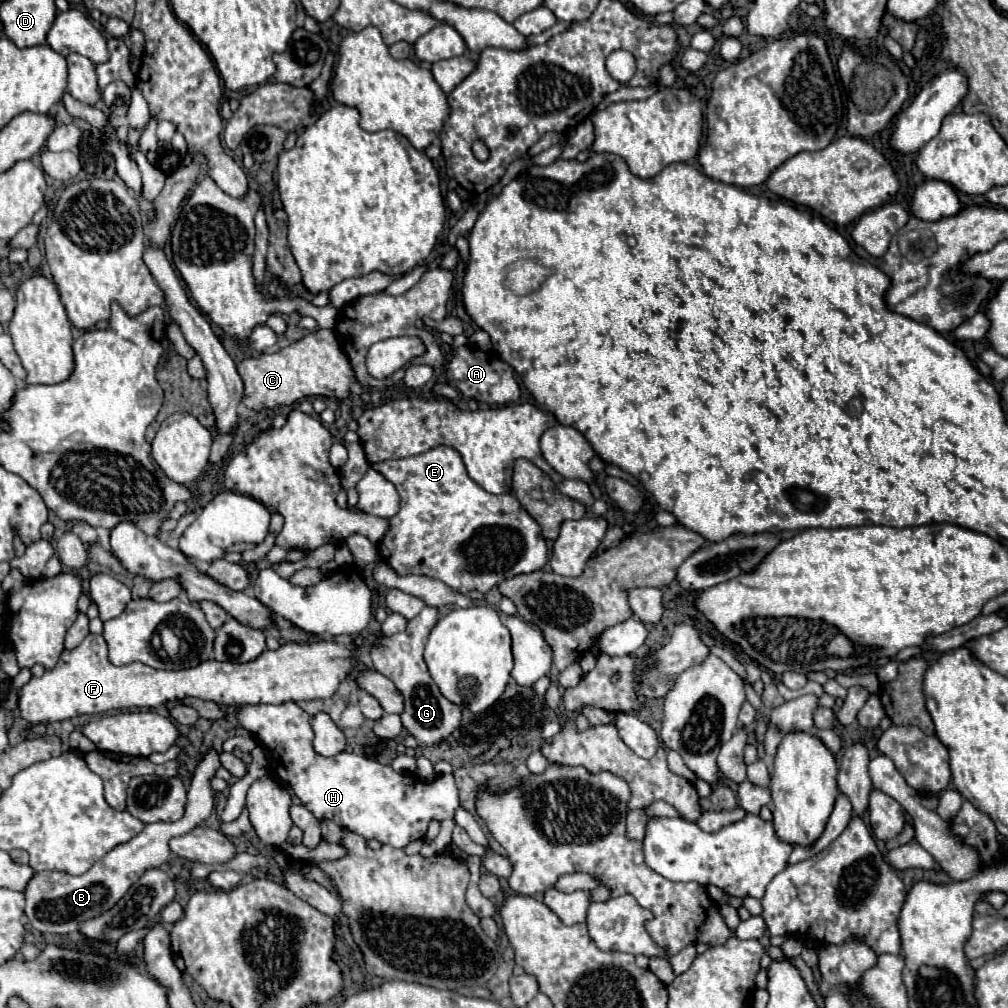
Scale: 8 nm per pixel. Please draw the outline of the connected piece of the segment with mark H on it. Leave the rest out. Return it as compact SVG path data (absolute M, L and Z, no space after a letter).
M285 702L277 706L257 704L257 706L239 706L237 712L239 724L249 730L269 752L269 774L277 778L283 786L287 786L301 804L317 818L317 820L333 820L335 824L363 836L365 840L373 838L381 844L389 844L393 848L405 848L413 840L421 840L427 832L431 820L453 820L455 810L459 808L459 792L453 780L453 774L441 774L433 782L419 780L417 776L399 774L387 764L379 764L371 758L353 754L353 752L339 752L337 756L325 758L313 750L313 730L311 730L311 716L301 710L295 702Z

